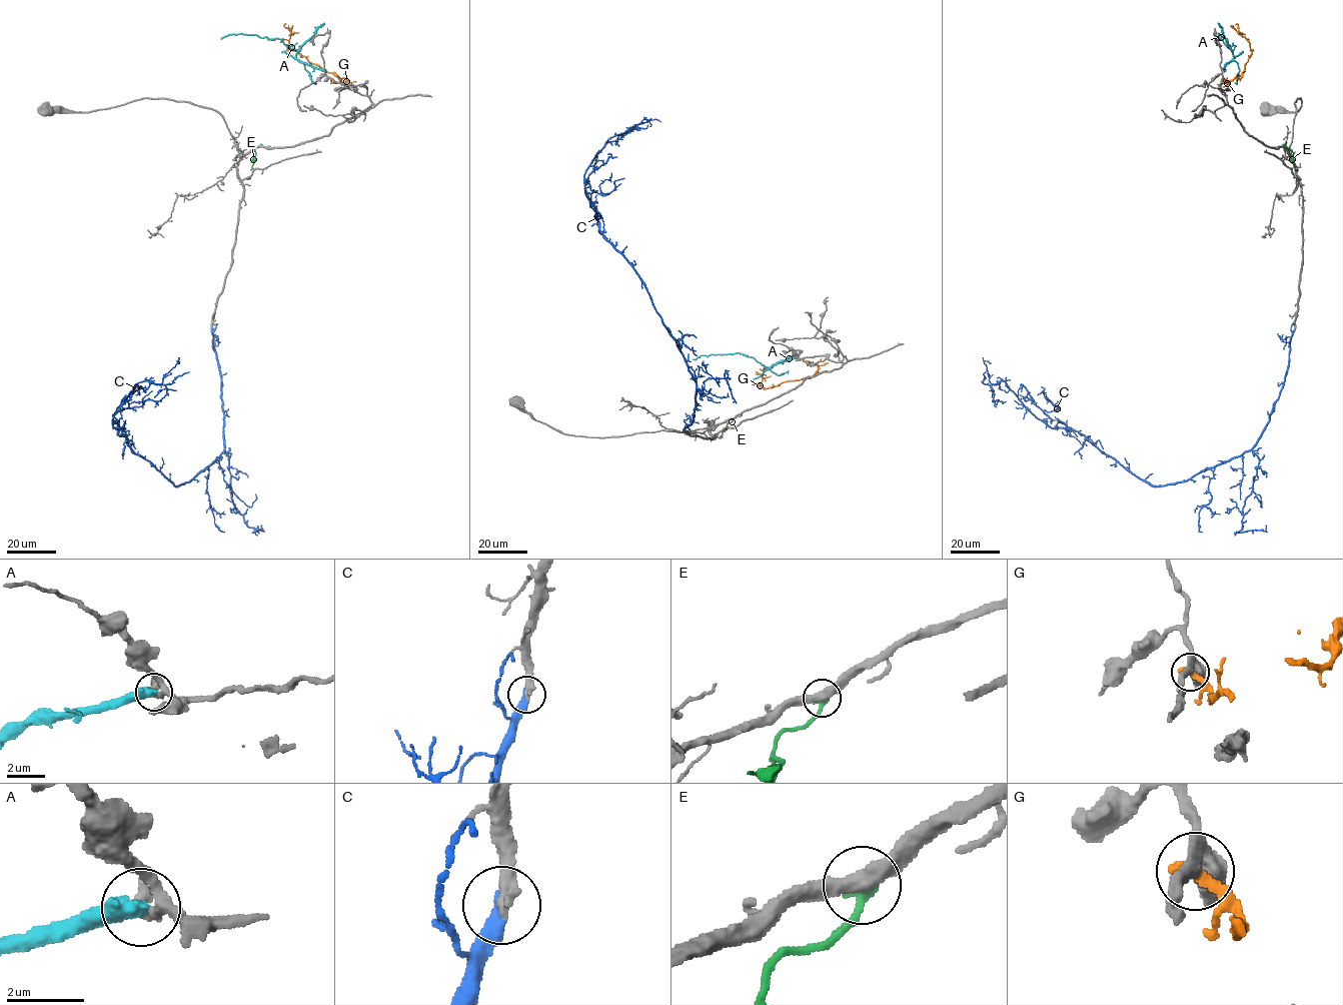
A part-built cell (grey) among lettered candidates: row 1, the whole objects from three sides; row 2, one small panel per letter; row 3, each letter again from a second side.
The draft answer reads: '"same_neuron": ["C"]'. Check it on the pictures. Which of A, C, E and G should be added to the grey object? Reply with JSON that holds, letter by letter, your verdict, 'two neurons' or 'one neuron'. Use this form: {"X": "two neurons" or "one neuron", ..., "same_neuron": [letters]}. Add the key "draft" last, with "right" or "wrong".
{"A": "two neurons", "C": "one neuron", "E": "two neurons", "G": "two neurons", "same_neuron": ["C"], "draft": "right"}

